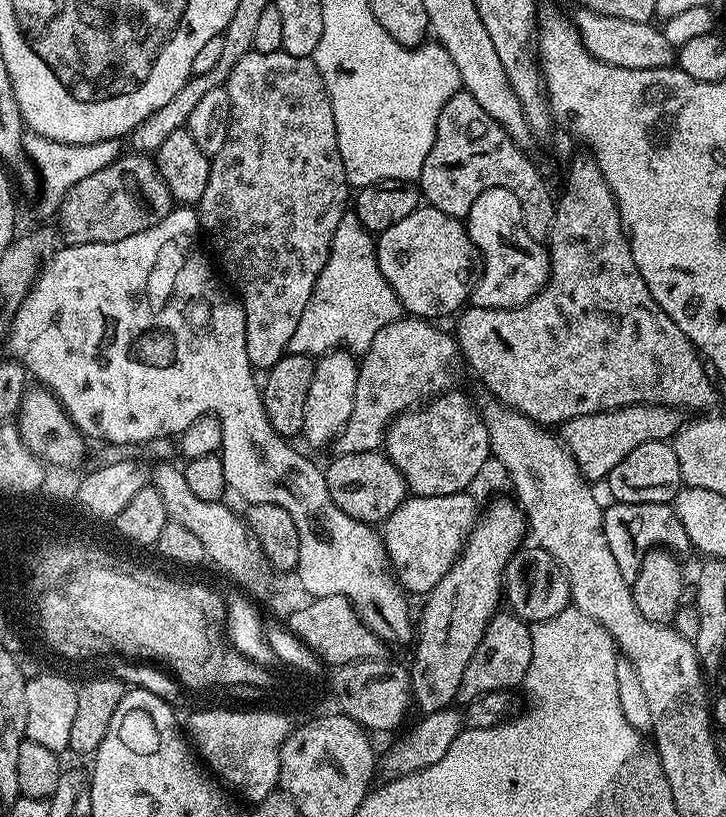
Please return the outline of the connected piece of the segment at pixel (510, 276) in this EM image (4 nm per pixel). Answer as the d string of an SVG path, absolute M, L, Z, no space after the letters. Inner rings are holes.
M488 188L470 206L466 217L468 236L474 242L479 259L484 259L484 273L475 281L470 304L473 308L521 308L544 288L550 271L550 252L541 241L530 238L522 218L522 206L514 194L505 188Z

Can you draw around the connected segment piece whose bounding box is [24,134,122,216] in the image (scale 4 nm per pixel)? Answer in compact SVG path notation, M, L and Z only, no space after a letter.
M35 134L25 135L24 151L27 159L30 158L31 167L35 169L38 177L38 193L40 192L40 212L48 216L59 209L64 195L72 189L82 178L90 178L90 174L98 174L106 166L110 166L122 155L120 140L103 140L89 144L67 144L54 142L45 136Z

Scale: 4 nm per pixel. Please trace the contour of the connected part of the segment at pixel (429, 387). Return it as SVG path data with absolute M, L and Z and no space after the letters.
M401 318L382 327L369 351L359 361L358 390L354 410L334 441L339 455L377 451L383 445L389 424L400 415L449 391L452 363L458 360L458 345L451 331L443 332L423 318Z

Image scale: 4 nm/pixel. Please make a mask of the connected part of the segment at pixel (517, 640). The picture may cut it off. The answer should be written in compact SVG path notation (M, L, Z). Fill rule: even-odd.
M497 614L486 626L482 634L482 642L478 642L478 650L474 650L474 658L470 658L466 670L462 674L462 686L459 699L467 702L476 700L491 692L516 690L523 685L526 670L530 670L530 646L532 645L532 629L515 614Z

